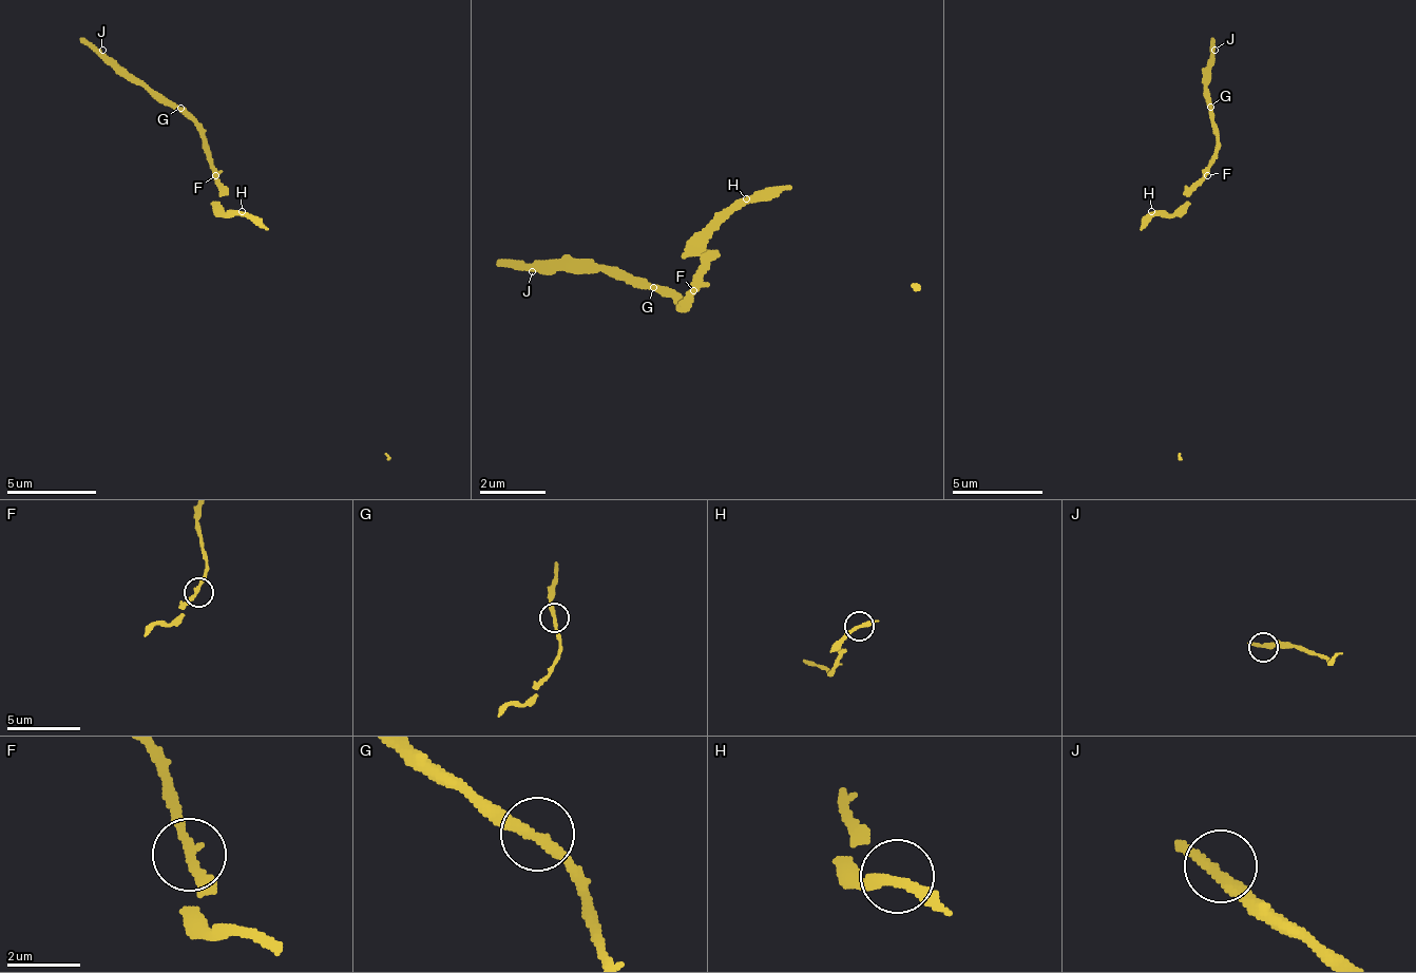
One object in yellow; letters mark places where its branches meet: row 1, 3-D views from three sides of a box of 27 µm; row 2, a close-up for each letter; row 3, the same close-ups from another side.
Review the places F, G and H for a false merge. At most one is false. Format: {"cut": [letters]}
{"cut": []}

